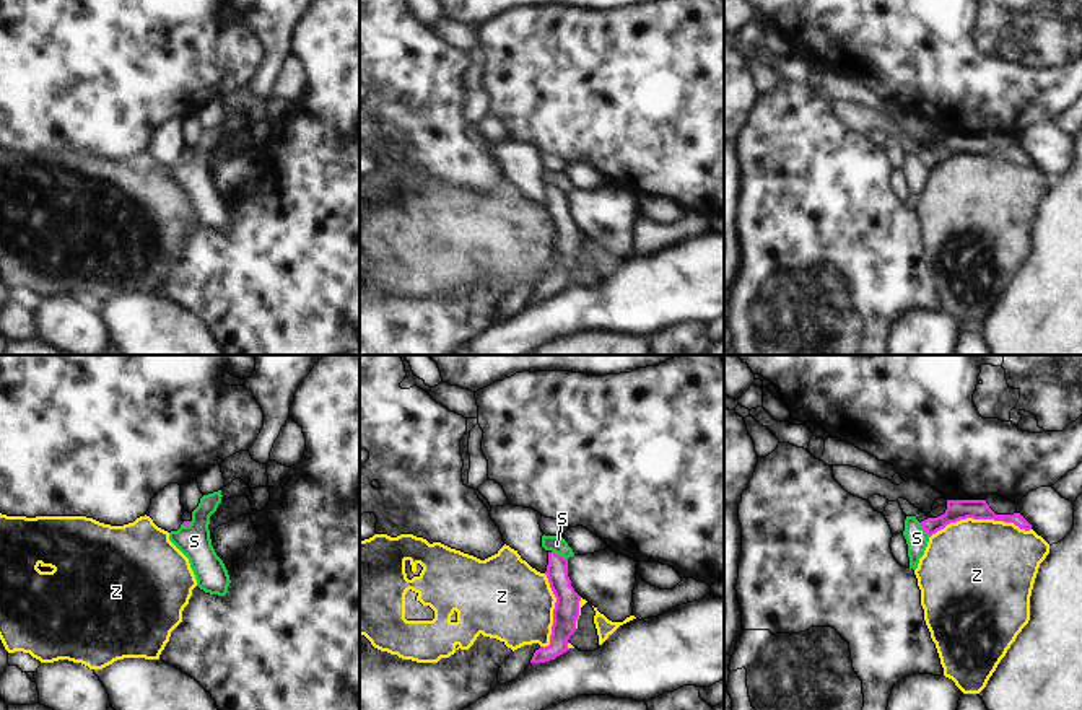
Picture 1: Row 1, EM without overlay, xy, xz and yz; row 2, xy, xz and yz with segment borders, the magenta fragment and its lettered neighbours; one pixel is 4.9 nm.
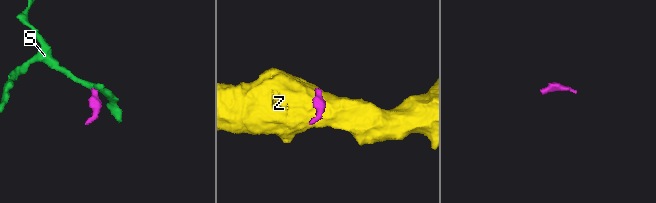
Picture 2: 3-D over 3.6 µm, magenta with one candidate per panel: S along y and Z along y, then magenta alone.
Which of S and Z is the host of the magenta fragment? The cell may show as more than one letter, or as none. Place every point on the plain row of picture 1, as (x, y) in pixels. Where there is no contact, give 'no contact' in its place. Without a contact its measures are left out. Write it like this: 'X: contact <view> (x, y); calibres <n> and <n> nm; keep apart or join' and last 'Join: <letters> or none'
S: contact xz (560, 191); calibres 120 and 90 nm; keep apart
Z: contact yz (980, 153); calibres 100 and 500 nm; keep apart
Join: none

